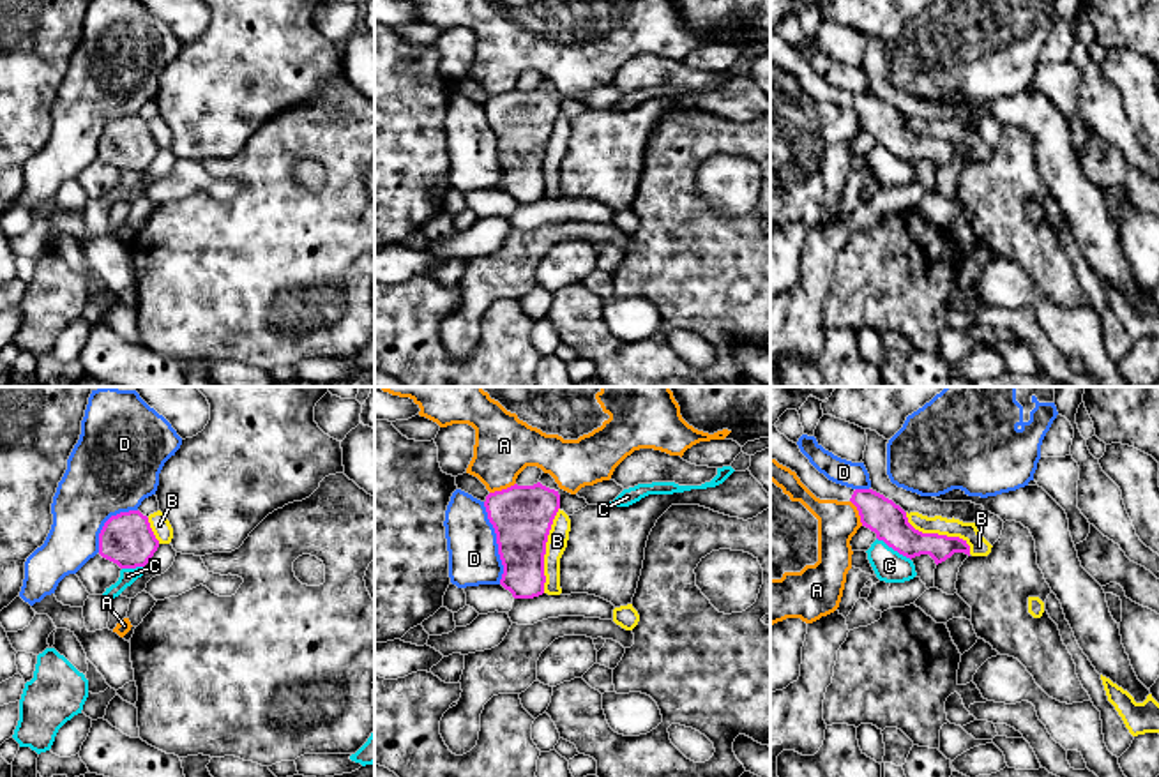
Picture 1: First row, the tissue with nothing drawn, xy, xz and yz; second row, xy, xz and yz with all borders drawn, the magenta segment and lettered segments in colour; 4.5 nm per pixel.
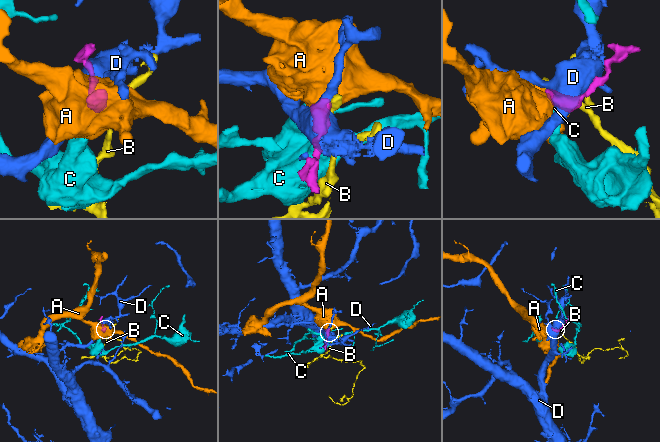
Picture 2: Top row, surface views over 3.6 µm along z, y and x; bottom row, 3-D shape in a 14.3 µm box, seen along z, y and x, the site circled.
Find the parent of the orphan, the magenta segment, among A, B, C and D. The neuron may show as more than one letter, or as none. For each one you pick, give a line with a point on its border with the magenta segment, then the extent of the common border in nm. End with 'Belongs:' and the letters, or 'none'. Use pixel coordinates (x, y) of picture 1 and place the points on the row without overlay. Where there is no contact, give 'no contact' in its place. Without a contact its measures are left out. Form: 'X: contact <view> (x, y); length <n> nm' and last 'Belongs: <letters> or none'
Belongs: none

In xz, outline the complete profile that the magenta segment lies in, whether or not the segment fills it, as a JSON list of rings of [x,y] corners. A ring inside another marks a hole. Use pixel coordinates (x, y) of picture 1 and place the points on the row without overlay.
[[[511,90],[489,97],[484,106],[495,132],[498,159],[504,170],[500,189],[514,203],[534,203],[544,198],[544,159],[560,99],[542,90]]]

